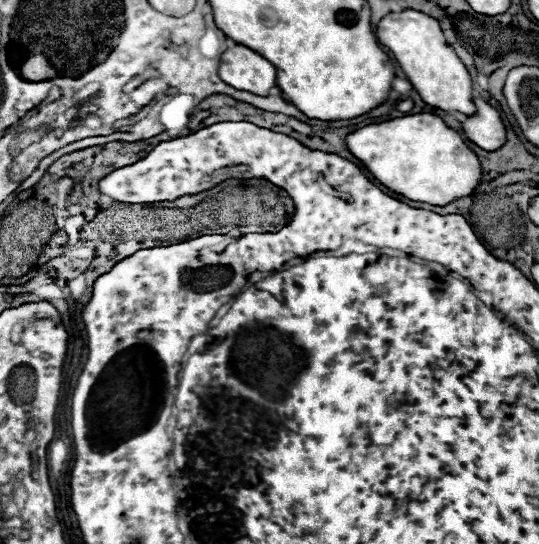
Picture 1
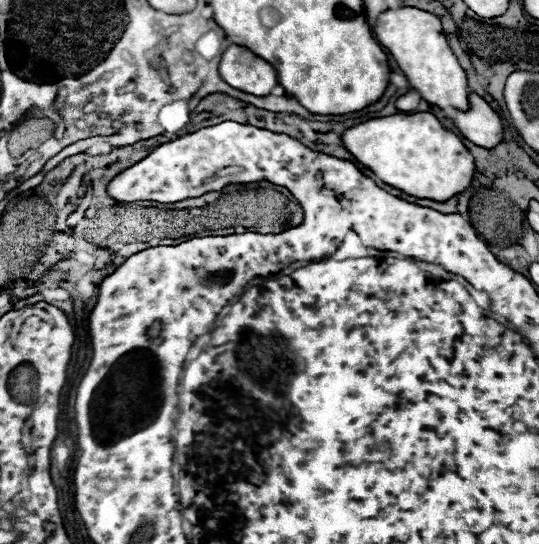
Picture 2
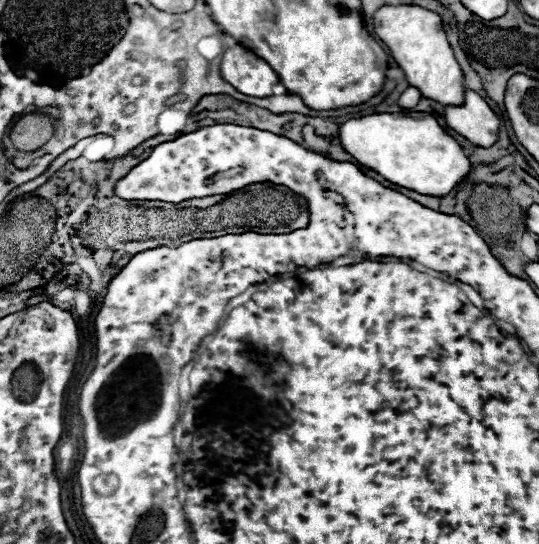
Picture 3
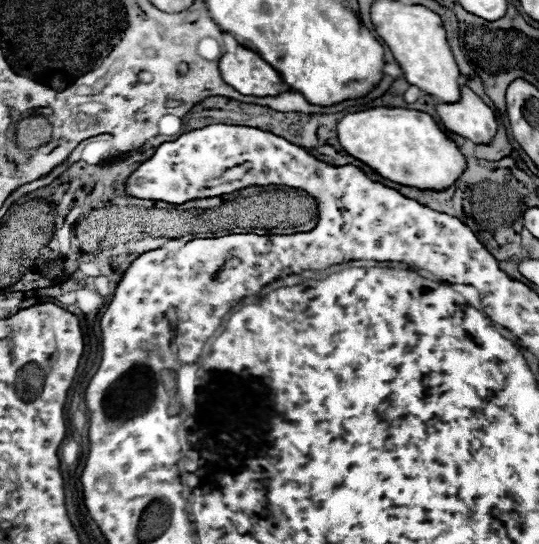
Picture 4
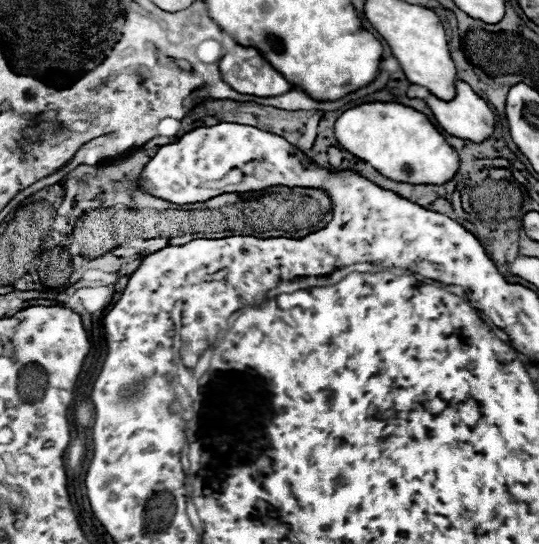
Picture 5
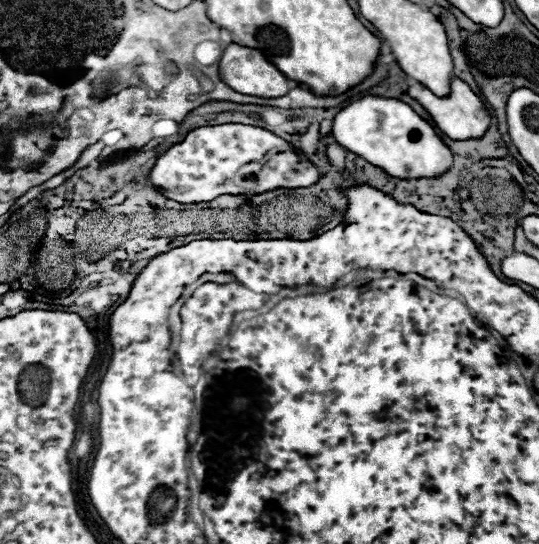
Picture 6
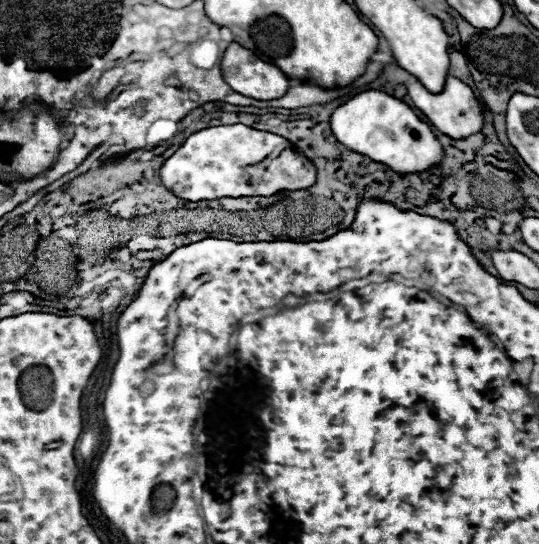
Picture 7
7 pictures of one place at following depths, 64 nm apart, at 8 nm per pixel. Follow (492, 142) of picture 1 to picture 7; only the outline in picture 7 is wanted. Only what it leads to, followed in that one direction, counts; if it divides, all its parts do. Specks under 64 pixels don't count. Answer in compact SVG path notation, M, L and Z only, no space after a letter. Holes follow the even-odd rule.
M448 76L446 78L446 86L440 94L432 94L428 92L416 78L408 80L408 96L412 98L412 102L416 104L416 108L420 108L428 120L446 136L460 140L460 138L468 138L470 134L476 134L482 130L484 126L484 110L478 102L478 98L474 96L472 88L468 84L464 84L462 80Z

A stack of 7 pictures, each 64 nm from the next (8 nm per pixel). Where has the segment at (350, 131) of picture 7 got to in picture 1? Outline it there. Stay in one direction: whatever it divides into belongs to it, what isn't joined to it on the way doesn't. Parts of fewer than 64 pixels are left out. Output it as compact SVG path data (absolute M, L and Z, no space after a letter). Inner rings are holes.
M412 114L412 116L394 118L382 124L368 124L348 134L346 146L374 174L378 182L382 182L392 192L402 194L414 202L446 206L454 202L456 198L470 196L482 180L482 166L480 166L478 156L466 146L464 138L456 130L448 128L444 120L434 114Z

